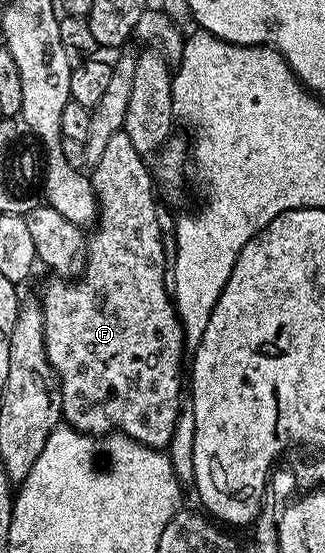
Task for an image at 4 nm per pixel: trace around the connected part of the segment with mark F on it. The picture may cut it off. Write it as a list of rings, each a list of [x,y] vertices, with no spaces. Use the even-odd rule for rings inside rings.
[[[125,132],[111,135],[107,147],[99,159],[99,163],[92,170],[93,196],[97,198],[97,219],[95,228],[88,234],[85,246],[85,269],[76,279],[53,279],[50,285],[39,294],[41,310],[43,311],[43,331],[45,332],[45,354],[51,367],[57,373],[57,380],[61,391],[61,416],[64,424],[80,433],[104,435],[111,432],[122,433],[145,445],[148,449],[164,450],[168,446],[171,435],[175,431],[177,415],[183,408],[181,402],[181,360],[186,360],[187,346],[185,332],[181,320],[177,317],[177,306],[173,304],[170,286],[167,284],[167,241],[161,238],[161,221],[157,218],[157,201],[153,198],[155,177],[145,166],[146,158],[131,144]]]

